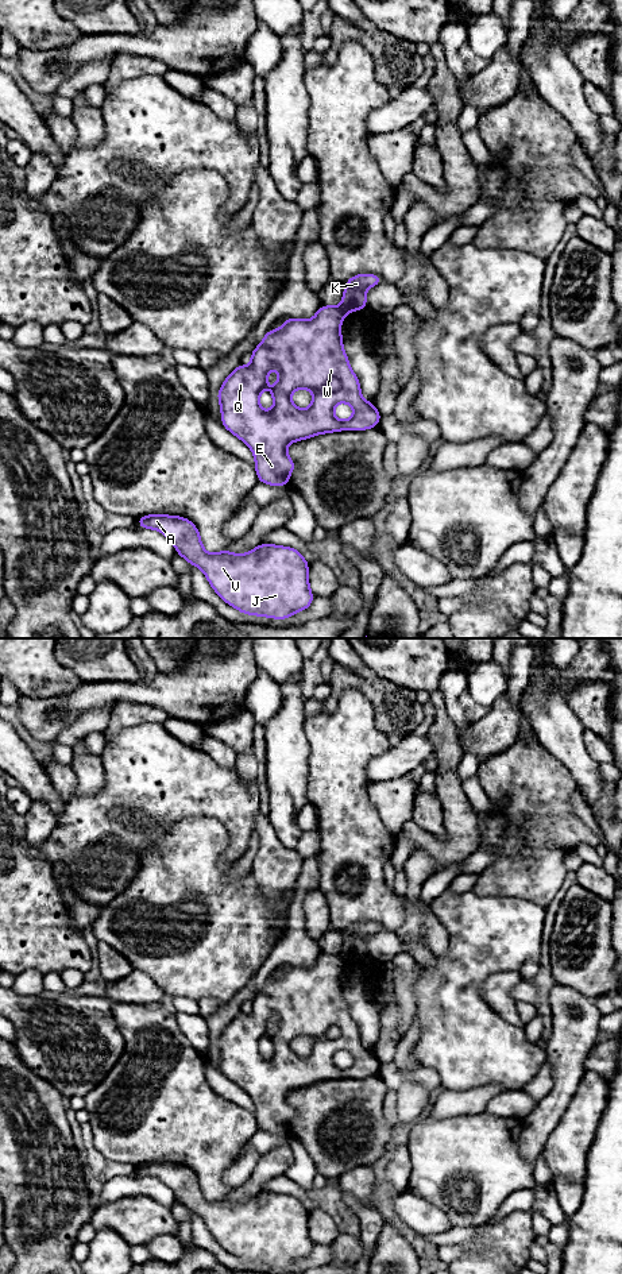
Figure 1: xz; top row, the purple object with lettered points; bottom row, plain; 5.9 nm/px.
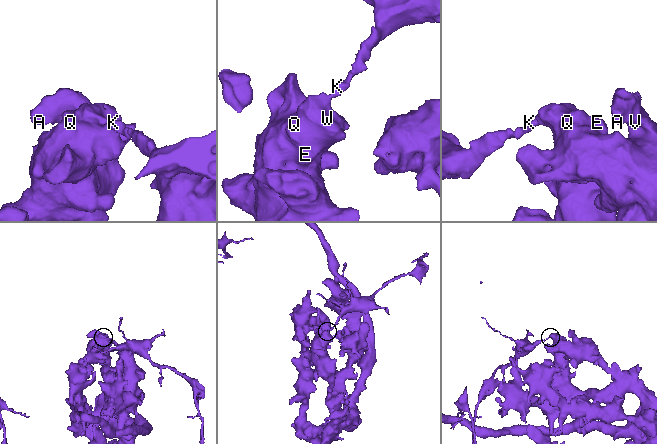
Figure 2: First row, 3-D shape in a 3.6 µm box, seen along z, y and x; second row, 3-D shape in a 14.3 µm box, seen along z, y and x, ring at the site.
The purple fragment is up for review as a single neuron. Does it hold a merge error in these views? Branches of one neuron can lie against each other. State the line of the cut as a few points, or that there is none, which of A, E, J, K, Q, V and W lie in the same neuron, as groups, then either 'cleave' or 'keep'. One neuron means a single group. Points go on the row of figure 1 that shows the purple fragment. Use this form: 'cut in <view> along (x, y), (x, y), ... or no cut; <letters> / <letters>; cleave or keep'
cut in xz along (339, 308), (344, 313); A E J Q V W / K; cleave

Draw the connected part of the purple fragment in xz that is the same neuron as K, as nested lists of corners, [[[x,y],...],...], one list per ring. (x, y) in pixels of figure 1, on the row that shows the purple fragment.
[[[358,274],[345,282],[340,309],[344,314],[367,308],[366,289],[385,282],[376,274]]]

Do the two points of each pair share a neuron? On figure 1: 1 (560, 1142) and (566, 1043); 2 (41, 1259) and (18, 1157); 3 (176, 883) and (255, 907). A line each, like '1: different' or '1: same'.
1: different
2: same
3: same

